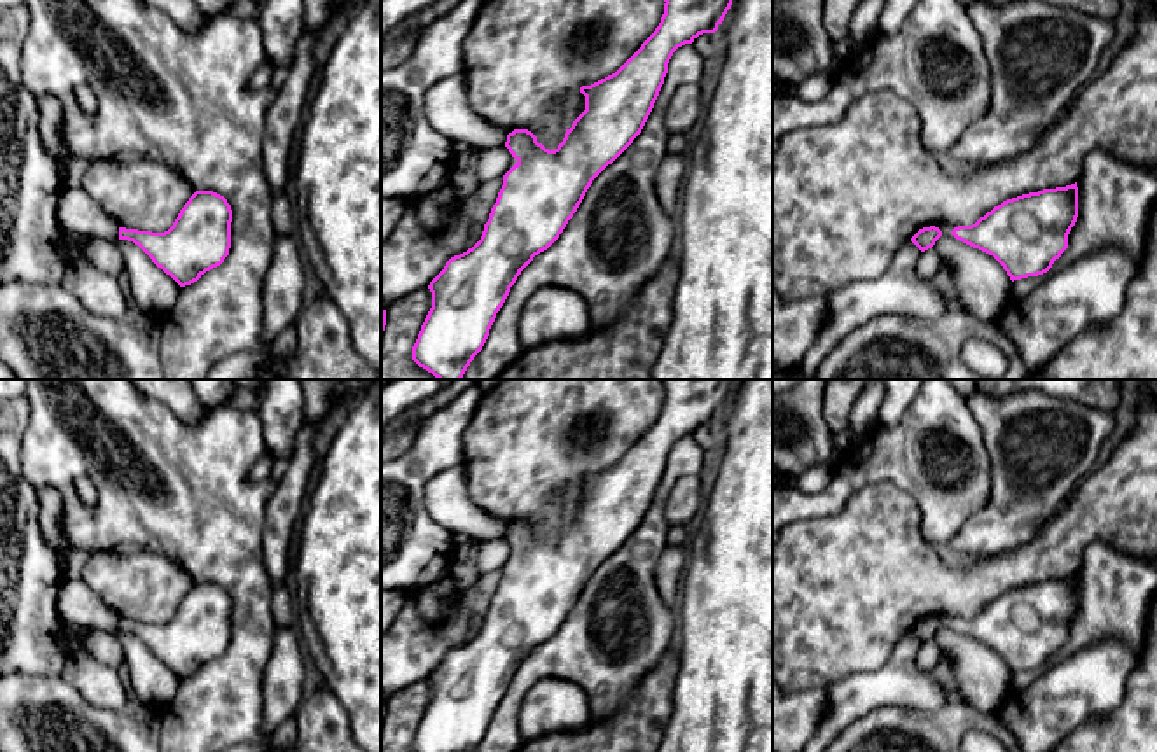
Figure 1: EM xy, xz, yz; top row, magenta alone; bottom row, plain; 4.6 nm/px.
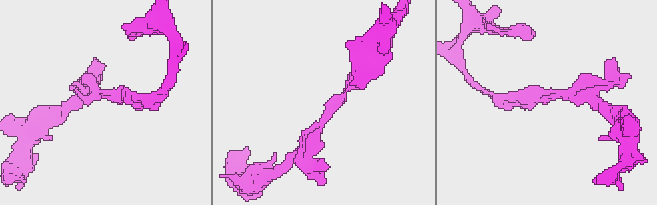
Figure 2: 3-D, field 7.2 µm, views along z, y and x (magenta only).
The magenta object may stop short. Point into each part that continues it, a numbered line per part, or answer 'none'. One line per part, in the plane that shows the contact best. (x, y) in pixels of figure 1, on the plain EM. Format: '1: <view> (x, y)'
none

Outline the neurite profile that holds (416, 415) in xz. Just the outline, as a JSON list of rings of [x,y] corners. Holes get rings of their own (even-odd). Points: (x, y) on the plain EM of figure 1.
[[[454,379],[444,390],[440,390],[432,399],[421,402],[418,407],[404,413],[388,430],[381,432],[381,437],[390,435],[407,425],[421,423],[426,416],[444,407],[449,400],[453,400],[465,388],[477,385],[479,379]]]

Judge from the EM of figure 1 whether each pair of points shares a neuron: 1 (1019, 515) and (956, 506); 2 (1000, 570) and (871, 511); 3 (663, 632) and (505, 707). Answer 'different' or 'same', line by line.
1: different
2: same
3: same

